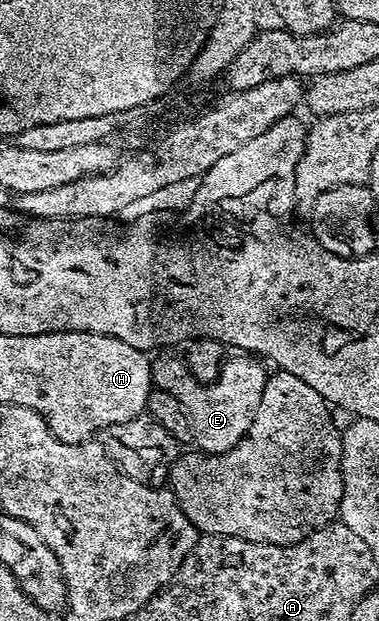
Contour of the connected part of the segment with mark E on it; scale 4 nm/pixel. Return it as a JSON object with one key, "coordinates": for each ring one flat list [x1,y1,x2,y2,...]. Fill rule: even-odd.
{"coordinates":[[171,352,164,354,167,354,164,358,156,357,152,361,151,380,154,389,169,392,169,396,181,404,190,441,195,441,204,454,224,454,232,450,247,435,249,424,253,424,257,404,261,404,261,392,265,392,268,367,251,356,228,357,215,380,201,383,190,374,182,357,174,358]]}

